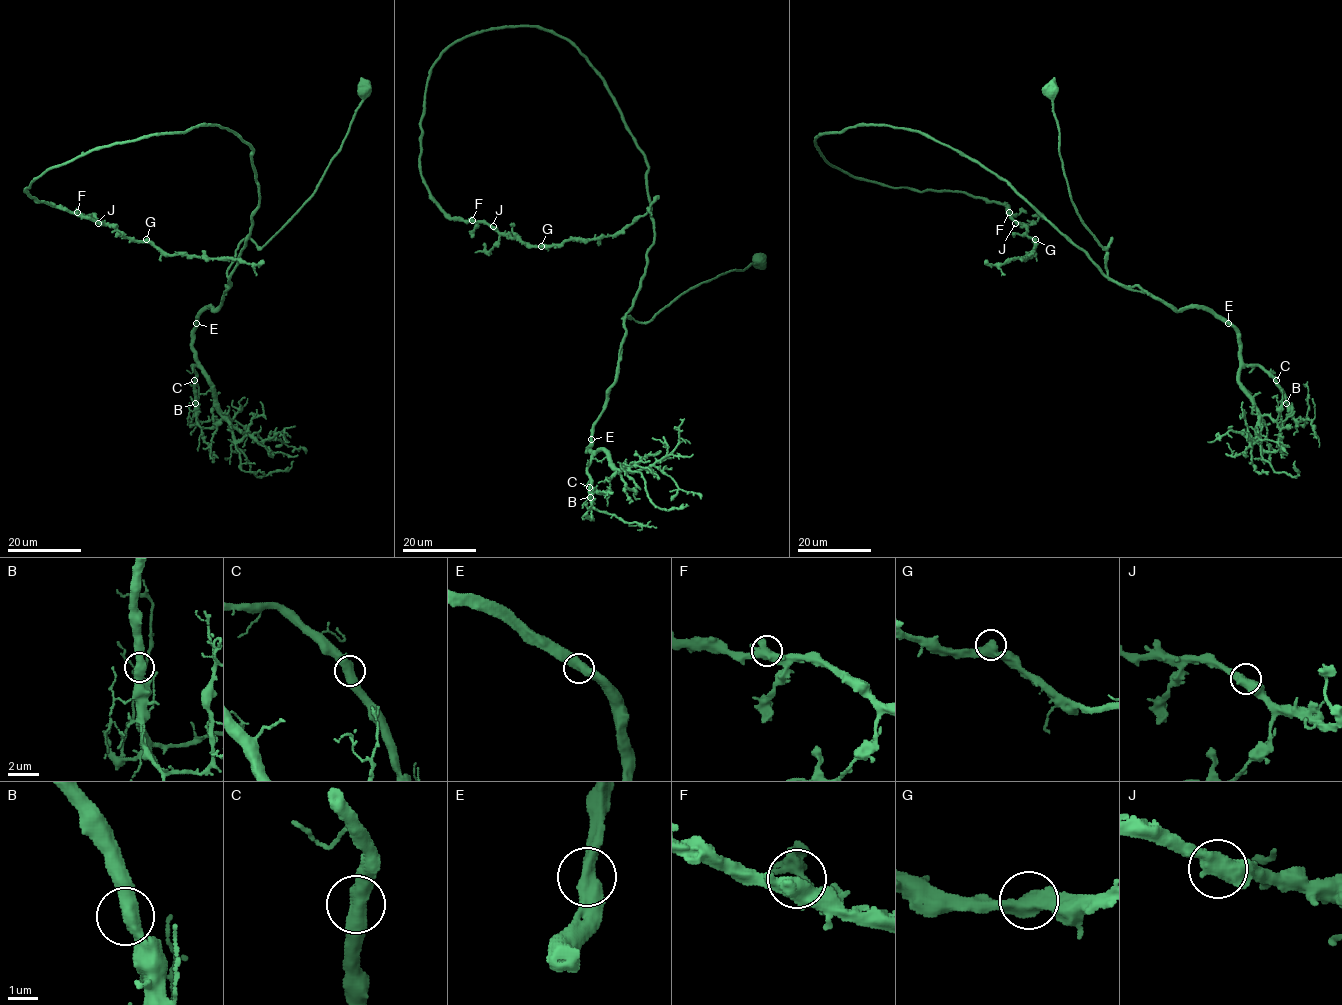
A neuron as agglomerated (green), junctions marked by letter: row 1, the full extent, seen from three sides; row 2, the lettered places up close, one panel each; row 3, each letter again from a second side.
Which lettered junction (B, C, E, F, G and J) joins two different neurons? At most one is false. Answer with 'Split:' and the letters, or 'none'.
Split: none

